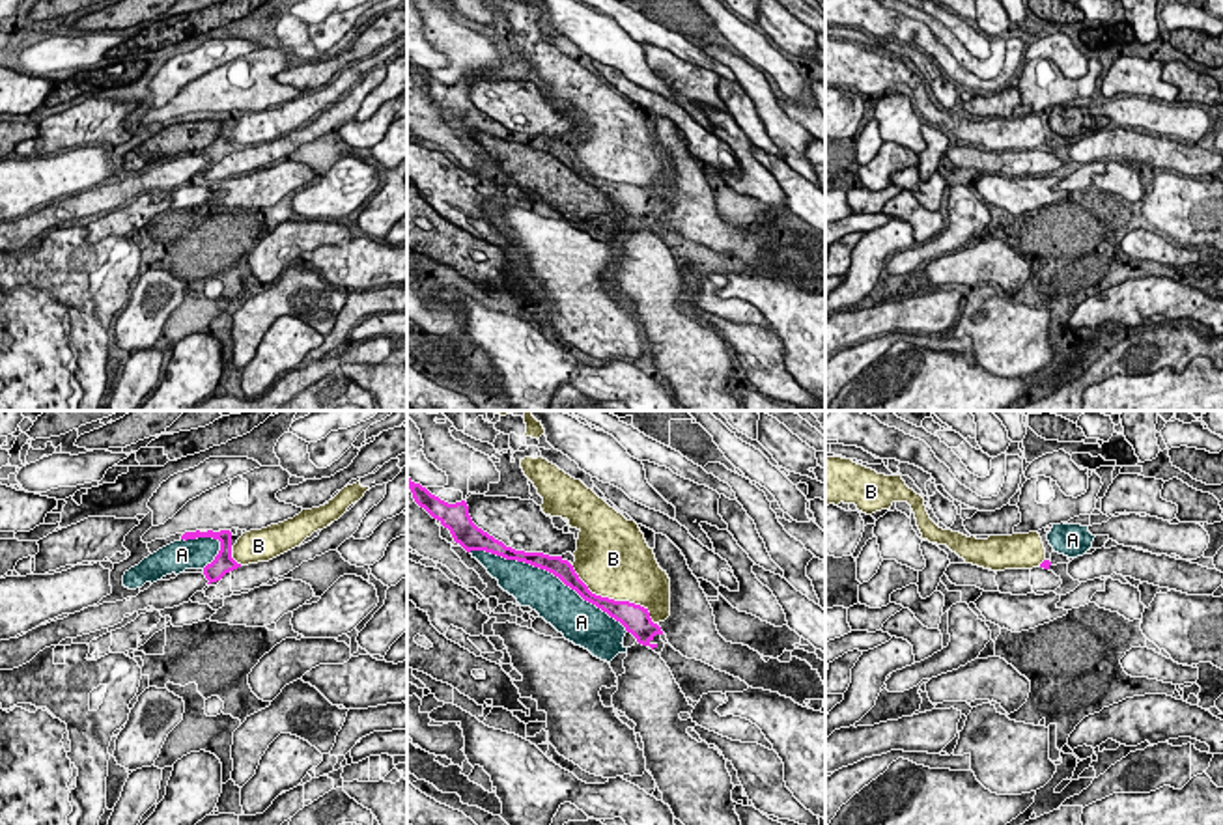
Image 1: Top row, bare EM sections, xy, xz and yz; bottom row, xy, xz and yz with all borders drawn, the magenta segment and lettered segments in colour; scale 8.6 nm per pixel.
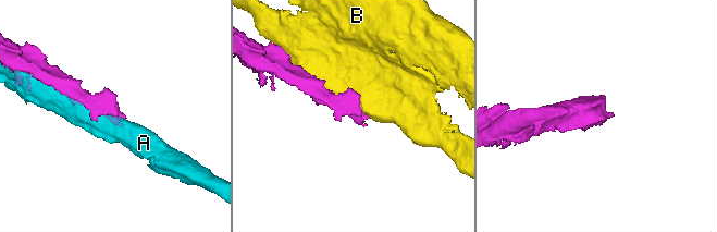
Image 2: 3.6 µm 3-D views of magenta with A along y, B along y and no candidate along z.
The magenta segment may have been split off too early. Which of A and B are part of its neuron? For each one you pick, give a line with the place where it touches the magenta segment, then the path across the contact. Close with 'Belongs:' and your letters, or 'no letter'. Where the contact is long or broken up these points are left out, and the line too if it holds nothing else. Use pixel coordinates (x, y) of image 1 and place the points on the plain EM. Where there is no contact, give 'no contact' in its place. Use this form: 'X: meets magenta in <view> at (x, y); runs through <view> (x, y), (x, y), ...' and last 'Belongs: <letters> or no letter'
A: meets magenta in xz at (549, 153)
Belongs: A

